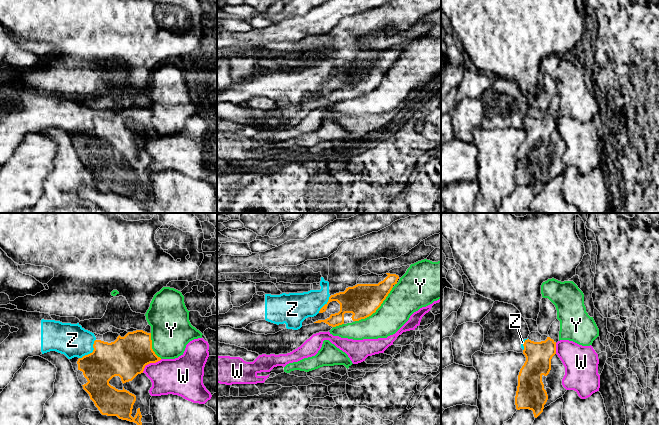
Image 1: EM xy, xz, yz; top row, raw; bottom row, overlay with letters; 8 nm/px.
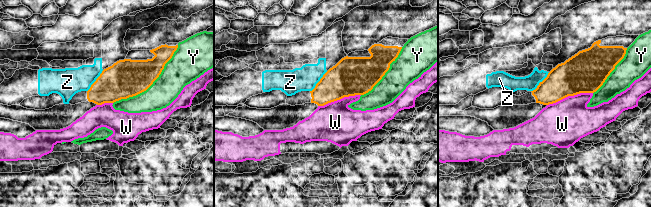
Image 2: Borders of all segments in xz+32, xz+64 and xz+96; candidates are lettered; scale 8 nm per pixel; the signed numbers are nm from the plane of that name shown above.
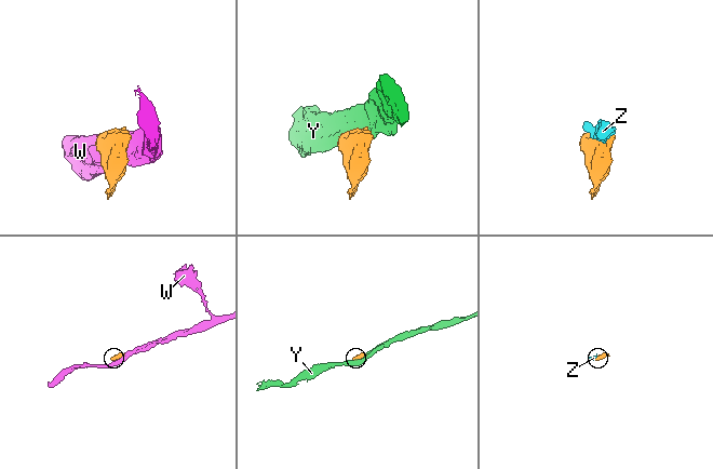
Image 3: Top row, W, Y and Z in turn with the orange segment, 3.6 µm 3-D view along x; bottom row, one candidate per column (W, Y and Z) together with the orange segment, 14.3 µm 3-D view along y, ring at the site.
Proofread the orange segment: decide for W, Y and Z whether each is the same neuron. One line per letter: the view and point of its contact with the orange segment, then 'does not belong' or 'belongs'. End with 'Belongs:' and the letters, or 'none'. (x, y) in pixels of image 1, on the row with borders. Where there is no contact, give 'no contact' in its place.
W: xy (150, 362) | does not belong
Y: xz (377, 308) | does not belong
Z: xy (92, 352) | does not belong
Belongs: none

